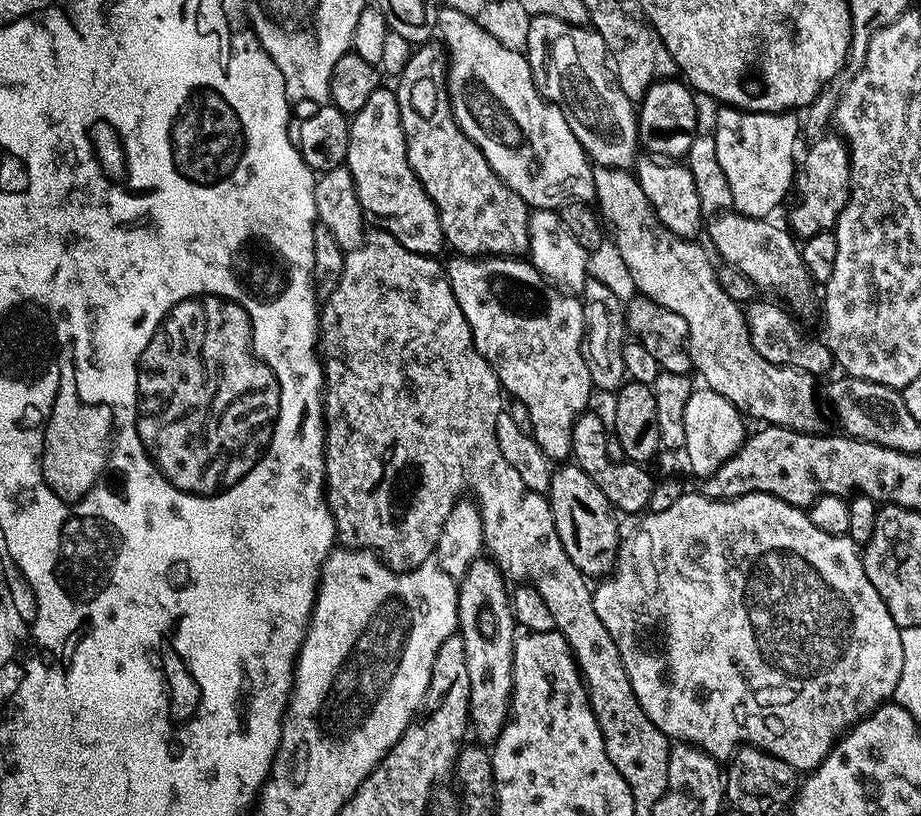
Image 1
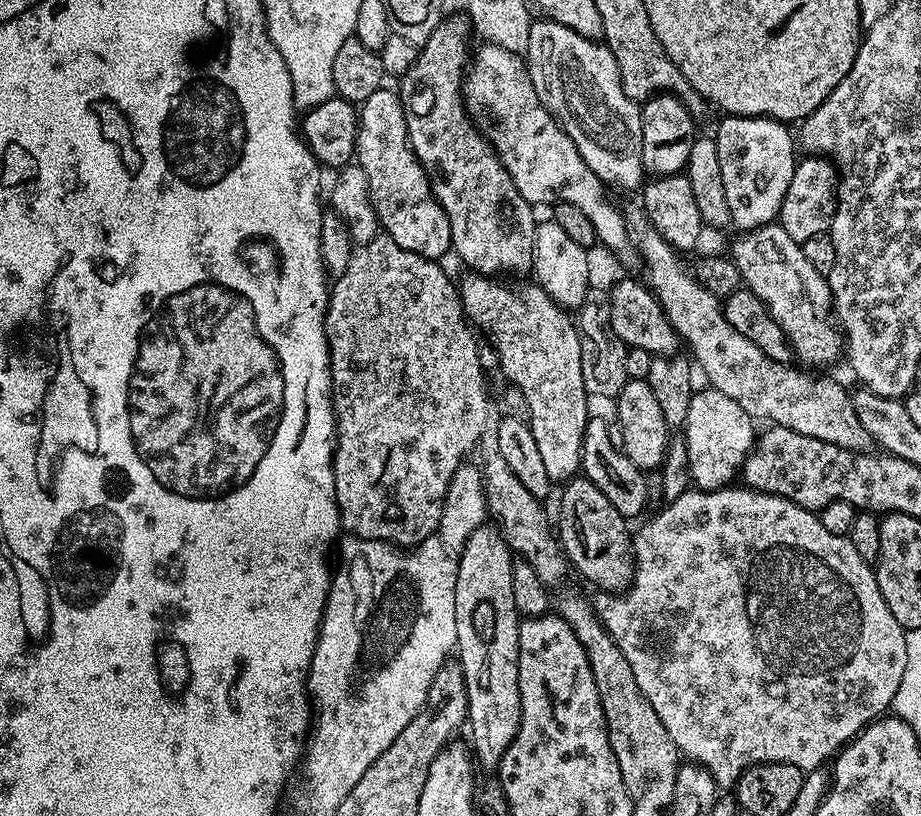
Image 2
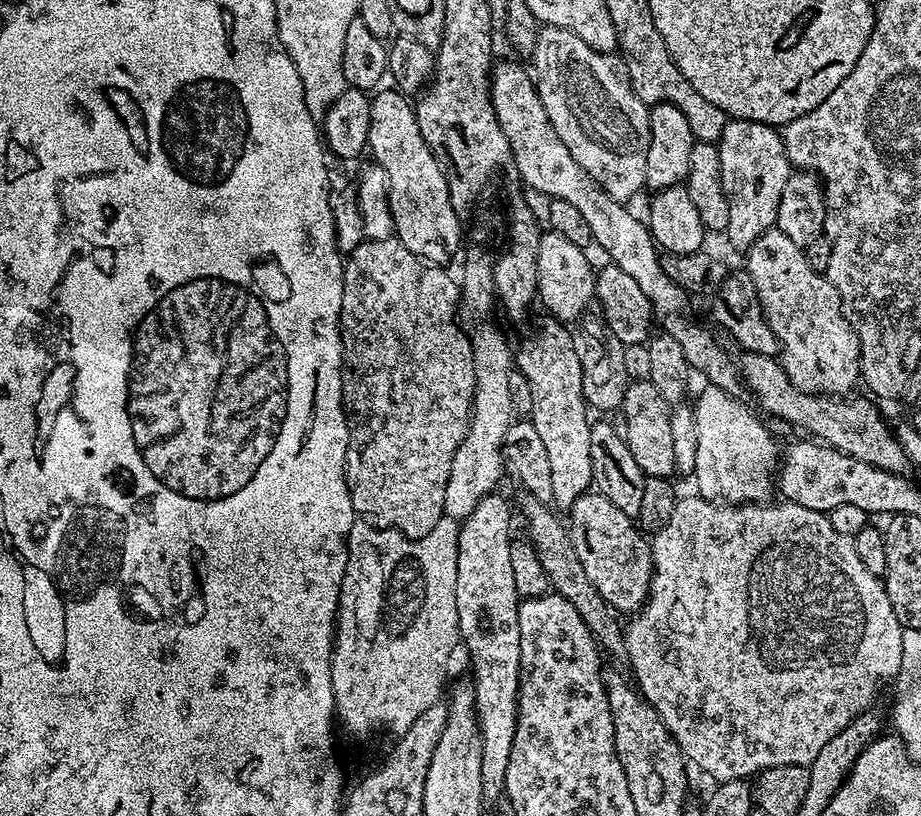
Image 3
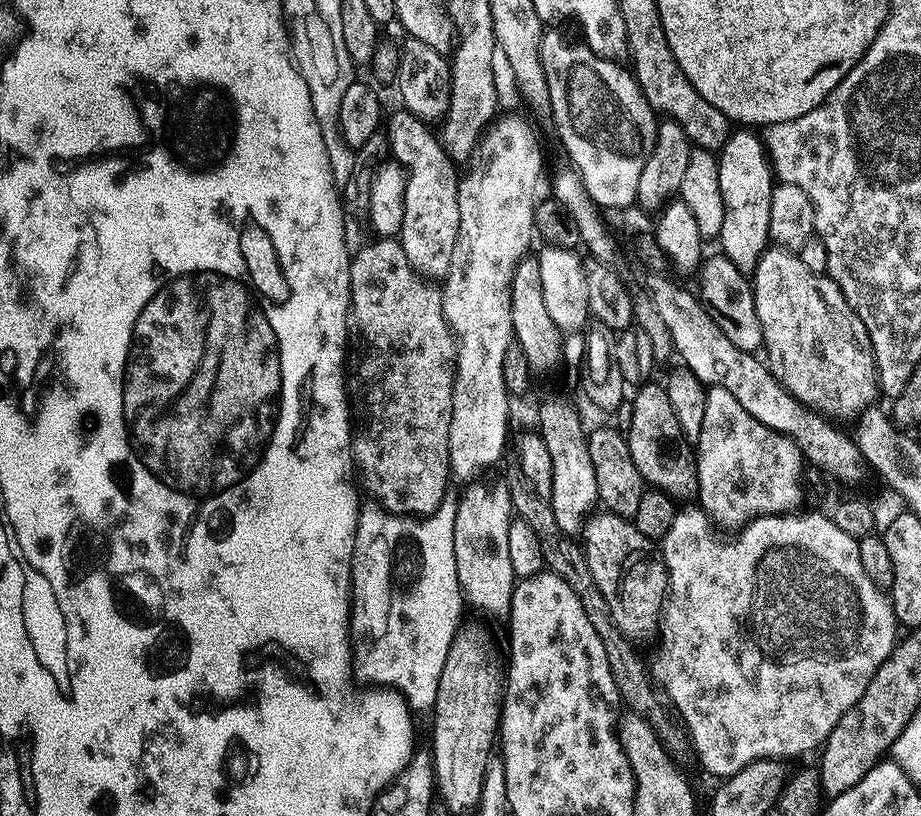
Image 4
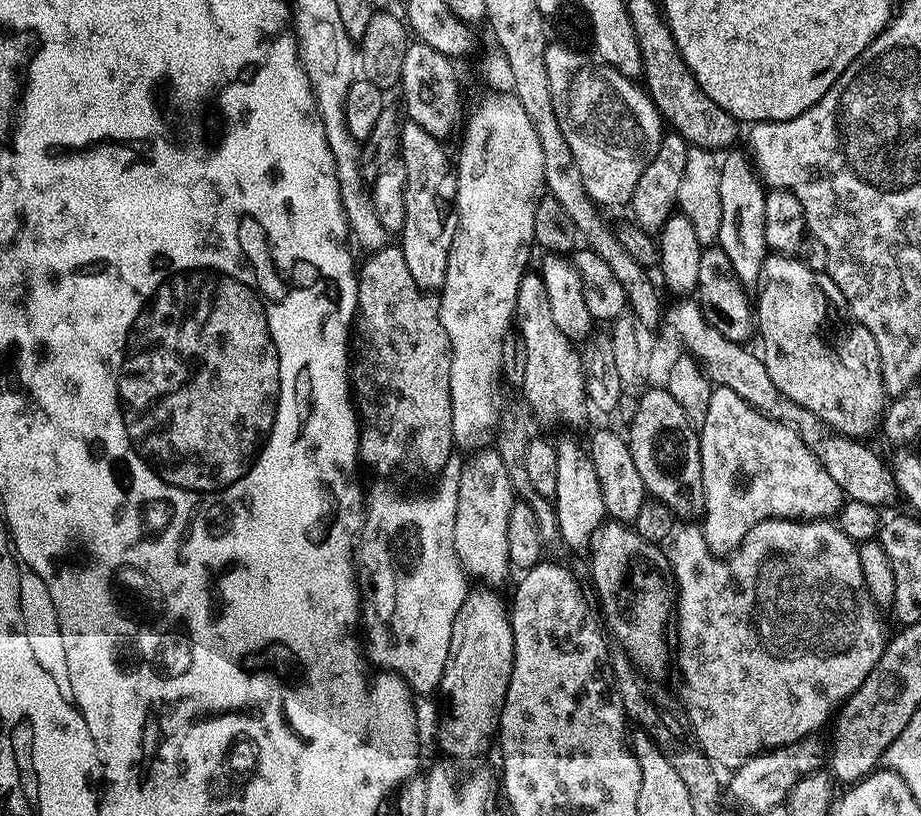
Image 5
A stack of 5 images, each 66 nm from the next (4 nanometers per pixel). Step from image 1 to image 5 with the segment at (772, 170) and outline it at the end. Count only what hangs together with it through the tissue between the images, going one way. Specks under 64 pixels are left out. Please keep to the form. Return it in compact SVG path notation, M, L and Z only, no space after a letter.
M728 150L720 161L722 170L722 226L718 229L718 246L730 258L734 274L746 286L760 283L764 257L770 249L766 242L766 198L768 192L753 157L747 151Z

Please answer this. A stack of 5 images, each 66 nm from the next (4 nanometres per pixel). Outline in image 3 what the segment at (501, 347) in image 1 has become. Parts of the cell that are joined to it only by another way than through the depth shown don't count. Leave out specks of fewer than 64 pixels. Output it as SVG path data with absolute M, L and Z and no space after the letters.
M551 318L545 319L545 324L541 326L537 332L532 332L524 341L520 344L520 349L517 347L514 352L514 364L518 371L526 376L526 380L530 384L530 391L533 394L533 410L530 415L532 425L534 430L538 430L539 436L542 437L542 442L544 443L546 449L546 455L550 461L550 479L554 494L552 495L552 504L555 505L557 509L567 510L571 508L573 502L578 499L583 492L589 491L593 487L592 483L592 471L590 470L590 430L592 429L592 424L590 419L588 420L588 415L590 415L590 409L588 404L584 401L584 391L582 390L582 362L580 361L580 350L577 341L572 341L572 336L567 332L565 325L559 320L553 320Z

